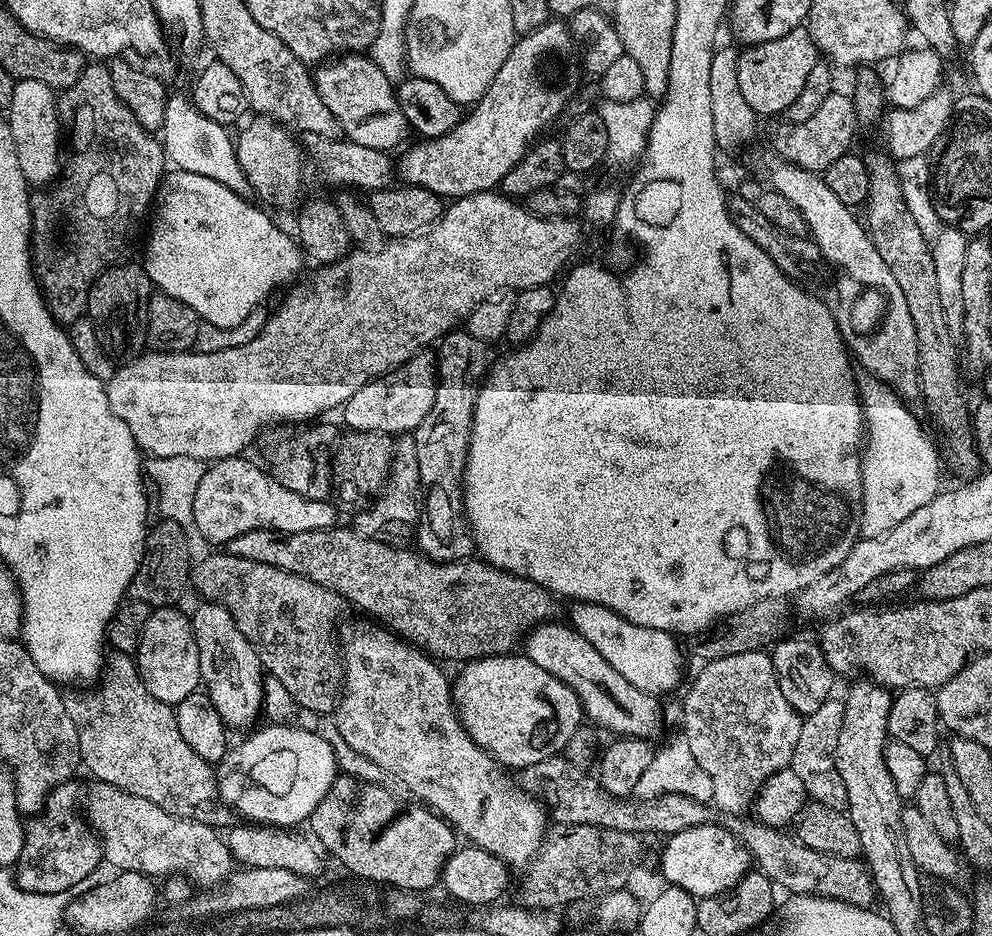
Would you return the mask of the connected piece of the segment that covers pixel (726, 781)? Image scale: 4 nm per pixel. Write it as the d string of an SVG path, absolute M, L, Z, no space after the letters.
M767 651L730 654L730 658L707 661L696 676L696 681L684 696L684 728L682 734L690 742L690 751L698 766L710 774L711 803L724 814L744 814L749 811L766 778L789 767L792 751L798 742L802 717L786 702L786 694L776 681L772 657Z

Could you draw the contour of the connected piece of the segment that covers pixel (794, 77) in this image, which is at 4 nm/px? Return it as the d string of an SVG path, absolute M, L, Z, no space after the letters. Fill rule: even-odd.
M804 26L790 30L790 34L782 34L782 38L774 38L774 42L753 44L738 55L738 86L742 89L742 98L750 102L750 110L754 110L757 117L780 116L801 93L802 86L805 85L806 78L809 77L810 70L814 68L817 61L816 44L810 38L807 27Z

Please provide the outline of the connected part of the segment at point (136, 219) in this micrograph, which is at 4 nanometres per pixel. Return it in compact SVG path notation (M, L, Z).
M92 62L85 67L83 74L78 78L78 82L71 88L71 96L76 109L72 112L72 148L76 153L72 156L72 161L65 163L62 168L62 175L51 186L41 187L39 190L33 191L30 196L30 205L32 208L32 243L30 251L32 253L32 267L34 275L44 293L44 300L48 304L56 323L61 326L70 326L80 316L85 315L88 307L88 292L92 288L92 284L100 277L100 273L112 267L121 259L120 256L128 248L128 243L136 236L136 227L140 224L140 219L144 214L149 213L150 207L153 205L154 199L158 194L160 181L166 175L166 157L161 141L155 135L149 134L148 131L138 122L138 118L134 118L134 114L130 114L130 110L126 110L126 106L122 102L122 98L118 98L118 94L114 94L114 82L112 81L112 69L107 63Z

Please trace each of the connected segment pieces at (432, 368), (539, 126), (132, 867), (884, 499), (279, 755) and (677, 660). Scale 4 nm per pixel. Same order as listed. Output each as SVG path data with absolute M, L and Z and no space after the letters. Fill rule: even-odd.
M421 350L385 376L366 382L366 386L342 406L347 427L354 432L385 432L393 438L415 433L422 418L430 414L430 406L434 406L436 361L431 351Z
M552 18L547 24L538 26L538 30L523 33L510 50L510 58L502 62L502 70L494 74L490 90L471 105L472 112L465 115L446 134L435 138L424 138L413 148L403 149L404 157L398 160L398 176L405 185L414 188L425 188L441 198L459 198L491 192L510 174L510 170L527 154L530 145L541 135L547 124L556 122L563 112L563 107L572 95L581 87L582 68L578 63L578 49L563 19Z
M91 785L88 792L87 823L100 838L104 850L103 863L116 872L141 872L153 878L183 877L200 890L224 883L234 871L232 852L221 833L211 824L190 818L178 818L138 794L130 794L118 786Z
M864 378L858 384L864 415L864 443L860 457L862 470L862 510L858 532L863 538L886 534L918 506L926 506L941 491L940 470L935 445L928 441L922 425L909 405L888 384Z
M269 723L257 740L248 740L240 752L229 751L228 768L220 768L220 799L249 821L264 826L291 829L311 817L312 811L326 798L338 775L336 759L326 738L316 732L294 728L291 724Z
M576 602L569 608L572 609L567 619L572 629L582 634L582 638L586 638L586 642L590 642L590 646L594 646L594 650L598 650L598 654L602 654L602 658L606 658L606 662L610 662L610 666L614 666L614 670L618 670L618 674L630 682L630 686L649 692L654 697L659 697L660 692L672 692L679 686L684 676L685 653L681 641L671 632L638 626L614 614L614 610L606 606Z

